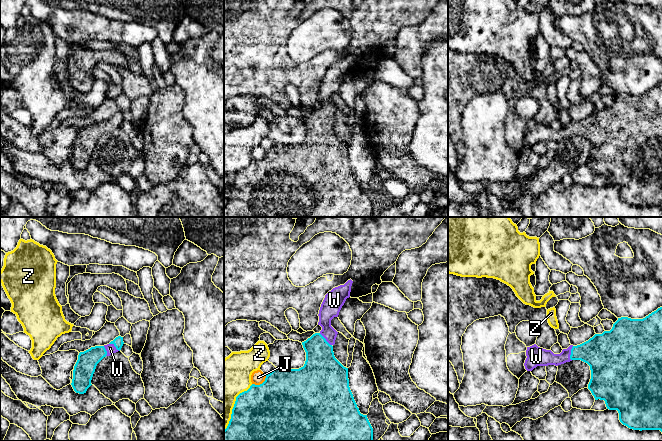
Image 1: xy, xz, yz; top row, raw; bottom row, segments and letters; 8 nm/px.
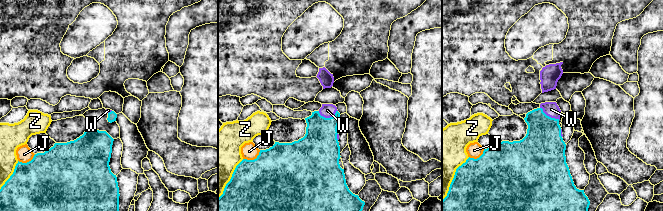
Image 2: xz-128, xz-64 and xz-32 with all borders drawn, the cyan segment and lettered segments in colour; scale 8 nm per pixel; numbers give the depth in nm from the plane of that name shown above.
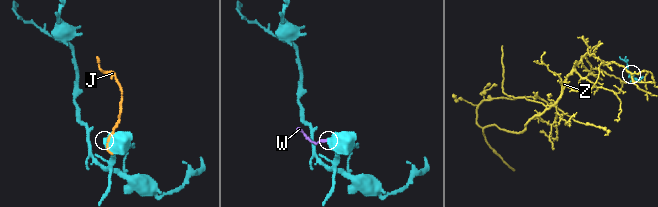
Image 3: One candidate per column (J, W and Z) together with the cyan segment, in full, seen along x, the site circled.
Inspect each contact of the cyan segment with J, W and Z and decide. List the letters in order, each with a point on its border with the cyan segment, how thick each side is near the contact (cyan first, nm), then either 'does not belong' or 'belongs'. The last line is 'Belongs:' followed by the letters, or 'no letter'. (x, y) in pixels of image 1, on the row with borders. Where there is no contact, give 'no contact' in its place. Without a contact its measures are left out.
J: xz (260, 384) | 500/110 nm | does not belong
W: yz (571, 353) | 300/140 nm | belongs
Z: xz (234, 406) | 500/340 nm | does not belong
Belongs: W

